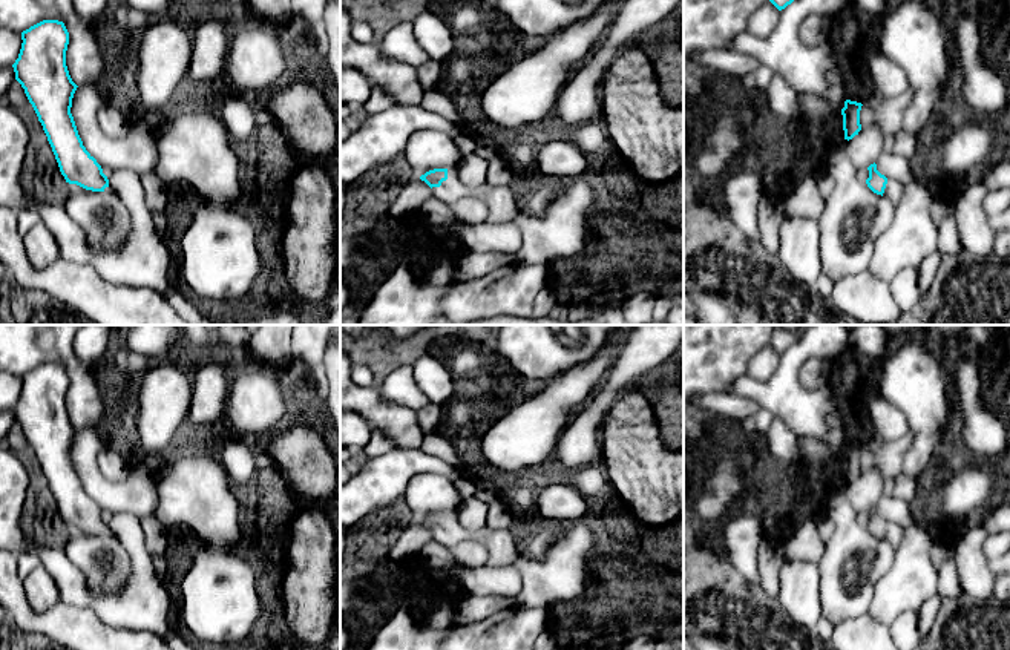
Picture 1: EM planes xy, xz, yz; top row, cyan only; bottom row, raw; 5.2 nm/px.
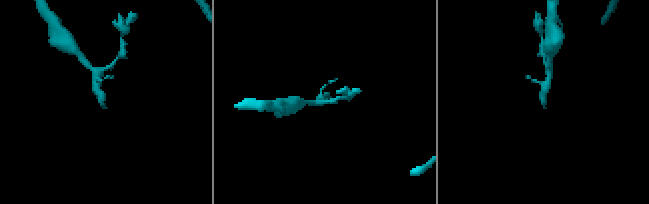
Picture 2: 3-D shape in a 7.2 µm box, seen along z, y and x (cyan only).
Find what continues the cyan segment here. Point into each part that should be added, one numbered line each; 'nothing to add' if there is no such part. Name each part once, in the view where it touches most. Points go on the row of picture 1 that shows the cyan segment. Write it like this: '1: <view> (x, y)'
1: xz (452, 189)

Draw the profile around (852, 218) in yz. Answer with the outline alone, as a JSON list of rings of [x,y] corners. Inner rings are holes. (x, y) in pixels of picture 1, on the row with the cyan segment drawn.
[[[834,140],[826,173],[831,192],[817,218],[821,274],[832,282],[867,270],[878,236],[892,224],[897,208],[857,176],[848,140]]]

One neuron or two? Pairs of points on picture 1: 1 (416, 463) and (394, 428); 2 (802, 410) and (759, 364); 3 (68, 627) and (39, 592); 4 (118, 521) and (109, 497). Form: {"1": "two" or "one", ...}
{"1": "two", "2": "two", "3": "two", "4": "two"}

